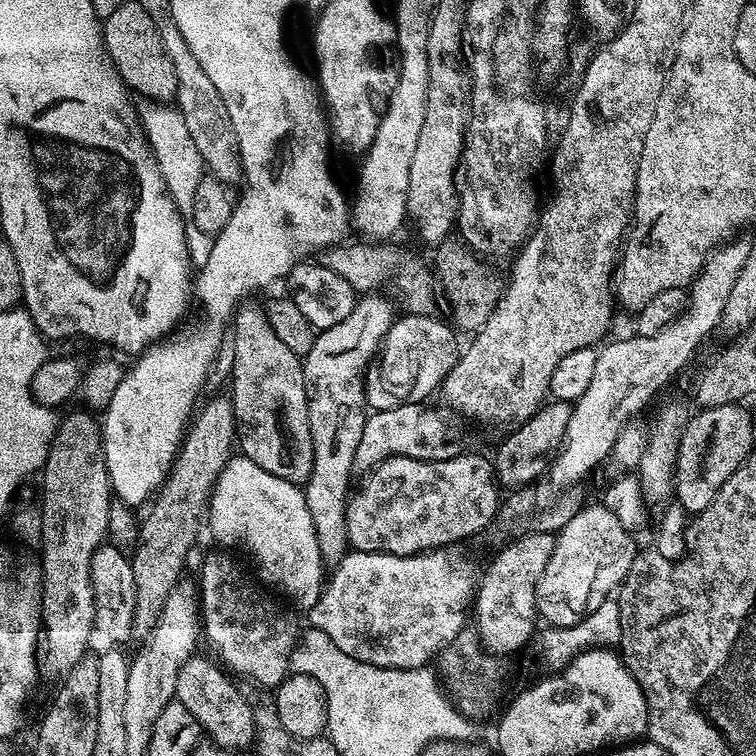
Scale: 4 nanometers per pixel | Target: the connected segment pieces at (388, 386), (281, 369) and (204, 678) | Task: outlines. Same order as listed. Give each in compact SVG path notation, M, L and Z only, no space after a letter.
M404 314L397 317L387 333L377 352L377 356L368 365L364 377L364 399L369 409L381 412L390 410L399 404L418 404L427 401L427 396L432 391L443 385L445 377L456 365L459 357L460 346L456 340L457 333L449 324L446 325L436 316L422 316Z
M241 301L237 305L236 311L232 315L230 336L232 332L232 392L230 391L230 399L232 401L232 409L234 410L234 418L236 419L236 434L238 437L239 451L246 457L250 458L250 462L254 462L258 466L262 466L262 470L270 470L270 474L275 474L277 478L286 478L286 482L291 484L303 485L305 480L310 478L310 470L314 462L314 450L310 442L310 422L308 421L308 399L306 398L306 386L304 385L304 365L301 357L294 355L289 346L283 345L279 341L278 334L270 327L269 319L266 318L262 304L256 302Z
M197 654L182 662L182 668L178 670L174 698L182 702L182 706L186 706L190 714L194 714L203 735L211 743L217 744L219 748L243 750L251 742L252 735L253 740L257 735L256 726L252 722L252 710L244 701L243 694L236 689L237 681L215 659L212 660L207 660L203 654Z

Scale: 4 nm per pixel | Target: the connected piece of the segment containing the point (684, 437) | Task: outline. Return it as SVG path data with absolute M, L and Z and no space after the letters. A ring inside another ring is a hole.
M730 403L697 411L681 434L676 464L675 499L684 511L695 514L714 502L714 494L738 470L738 466L754 450L752 416L743 403Z

